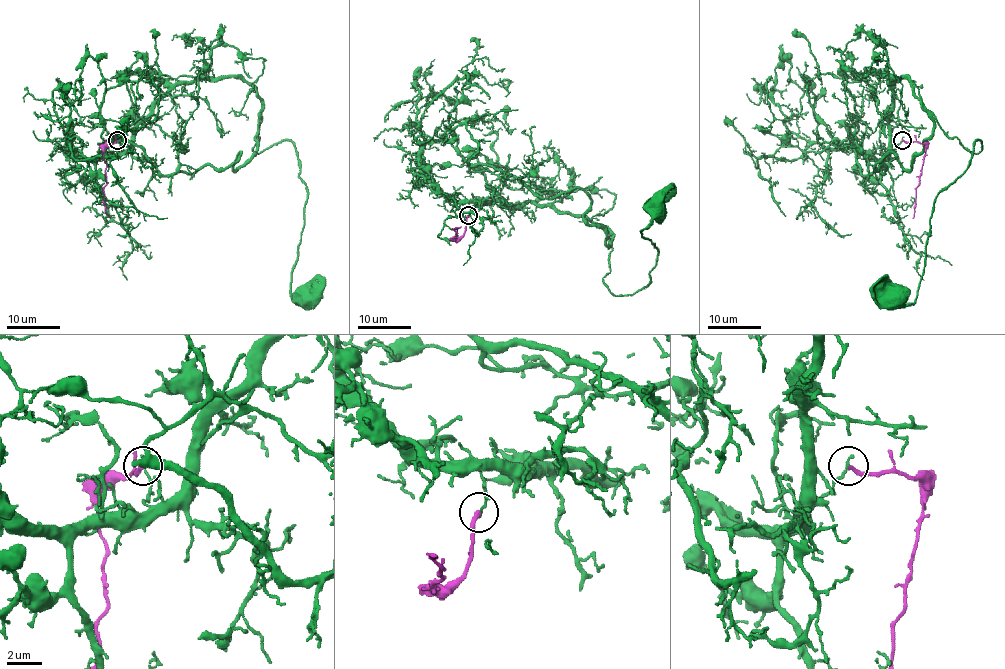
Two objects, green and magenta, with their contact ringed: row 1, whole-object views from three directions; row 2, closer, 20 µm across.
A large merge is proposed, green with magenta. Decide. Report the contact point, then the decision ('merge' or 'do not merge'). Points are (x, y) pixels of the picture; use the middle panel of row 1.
(468, 215) | do not merge

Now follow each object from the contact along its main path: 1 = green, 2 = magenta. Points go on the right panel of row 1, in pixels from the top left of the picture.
1: (902, 140), (889, 152), (901, 77), (949, 137), (981, 149), (936, 198), (917, 297), (896, 298)
2: (902, 140), (922, 143), (925, 148), (913, 218)

